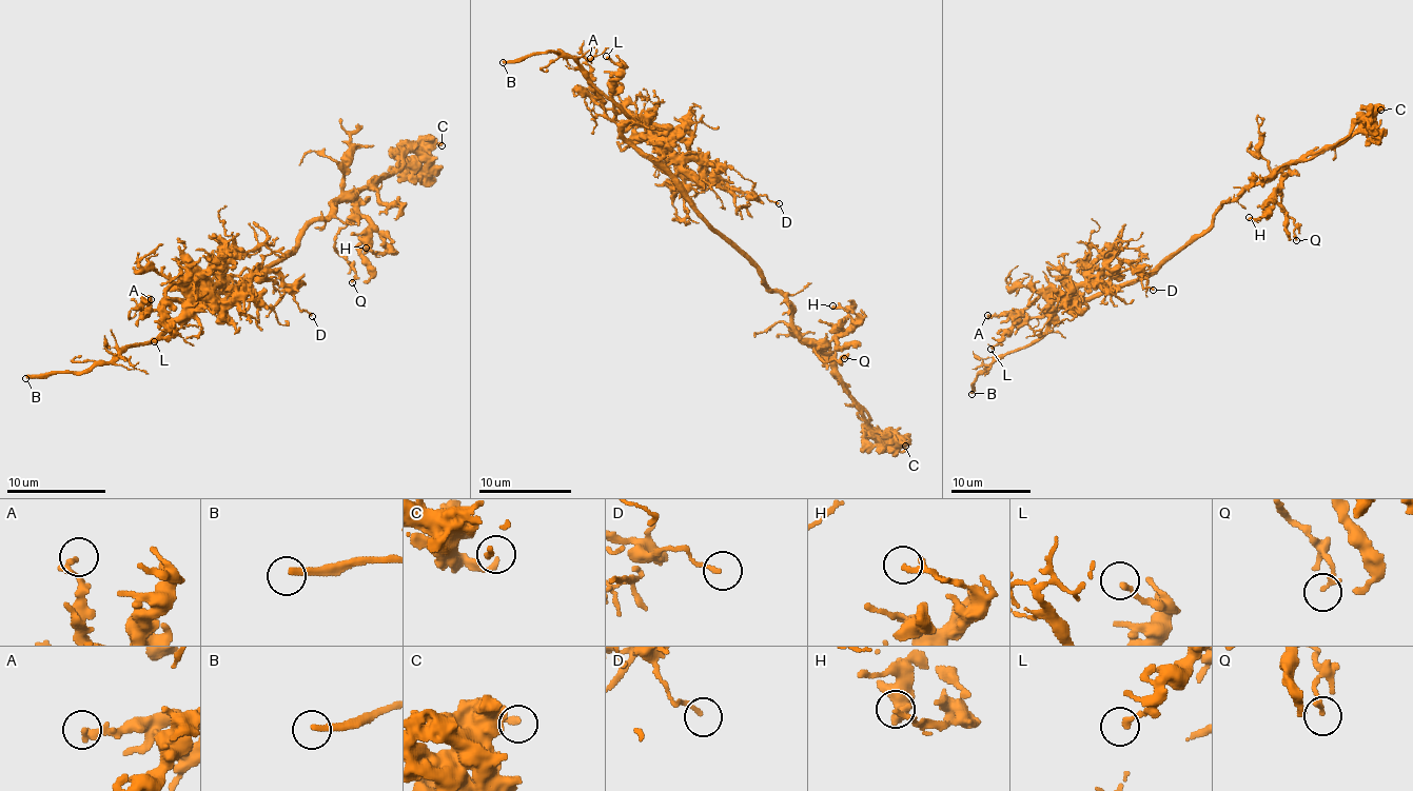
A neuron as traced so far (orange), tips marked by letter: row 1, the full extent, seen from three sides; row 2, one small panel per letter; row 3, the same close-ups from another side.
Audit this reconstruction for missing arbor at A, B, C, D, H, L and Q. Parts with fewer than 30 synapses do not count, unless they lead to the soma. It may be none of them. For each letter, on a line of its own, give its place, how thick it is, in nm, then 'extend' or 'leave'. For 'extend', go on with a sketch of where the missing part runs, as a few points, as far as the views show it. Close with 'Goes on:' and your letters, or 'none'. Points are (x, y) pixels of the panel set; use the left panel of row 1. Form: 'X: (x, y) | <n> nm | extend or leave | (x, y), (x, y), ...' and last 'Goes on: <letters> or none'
A: (151, 299) | 280 nm | leave
B: (25, 378) | 240 nm | extend
C: (442, 145) | 240 nm | leave
D: (312, 316) | 140 nm | leave
H: (366, 248) | 200 nm | leave
L: (154, 341) | 200 nm | leave
Q: (352, 282) | 220 nm | leave
Goes on: B

